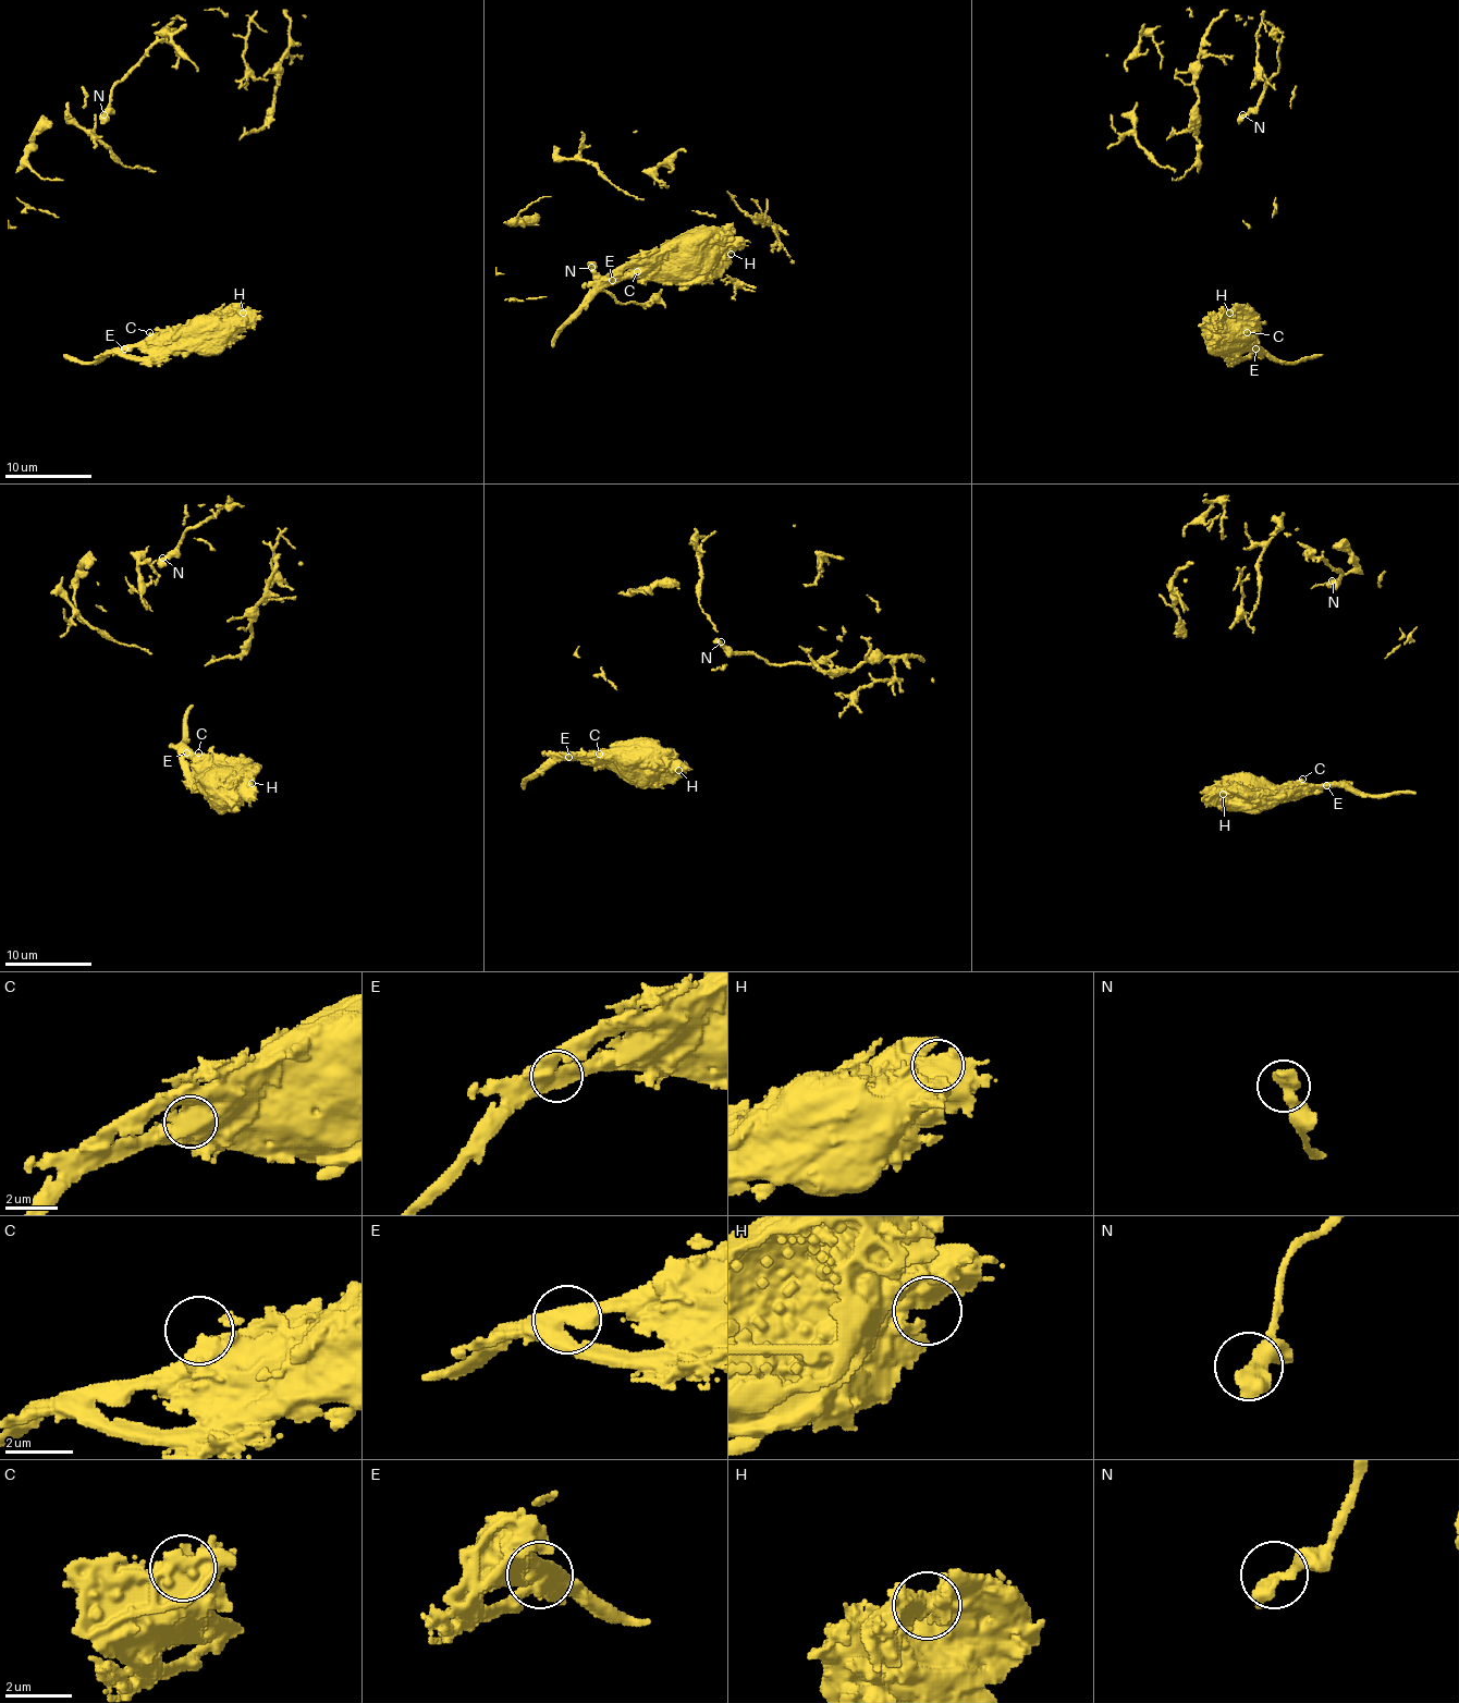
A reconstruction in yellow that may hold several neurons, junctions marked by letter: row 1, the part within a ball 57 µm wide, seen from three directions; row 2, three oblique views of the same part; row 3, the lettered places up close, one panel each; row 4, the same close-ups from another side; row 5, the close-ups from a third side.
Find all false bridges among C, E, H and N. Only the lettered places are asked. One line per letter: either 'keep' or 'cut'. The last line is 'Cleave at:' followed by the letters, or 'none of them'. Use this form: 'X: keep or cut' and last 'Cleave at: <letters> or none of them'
C: keep
E: keep
H: keep
N: keep
Cleave at: none of them

